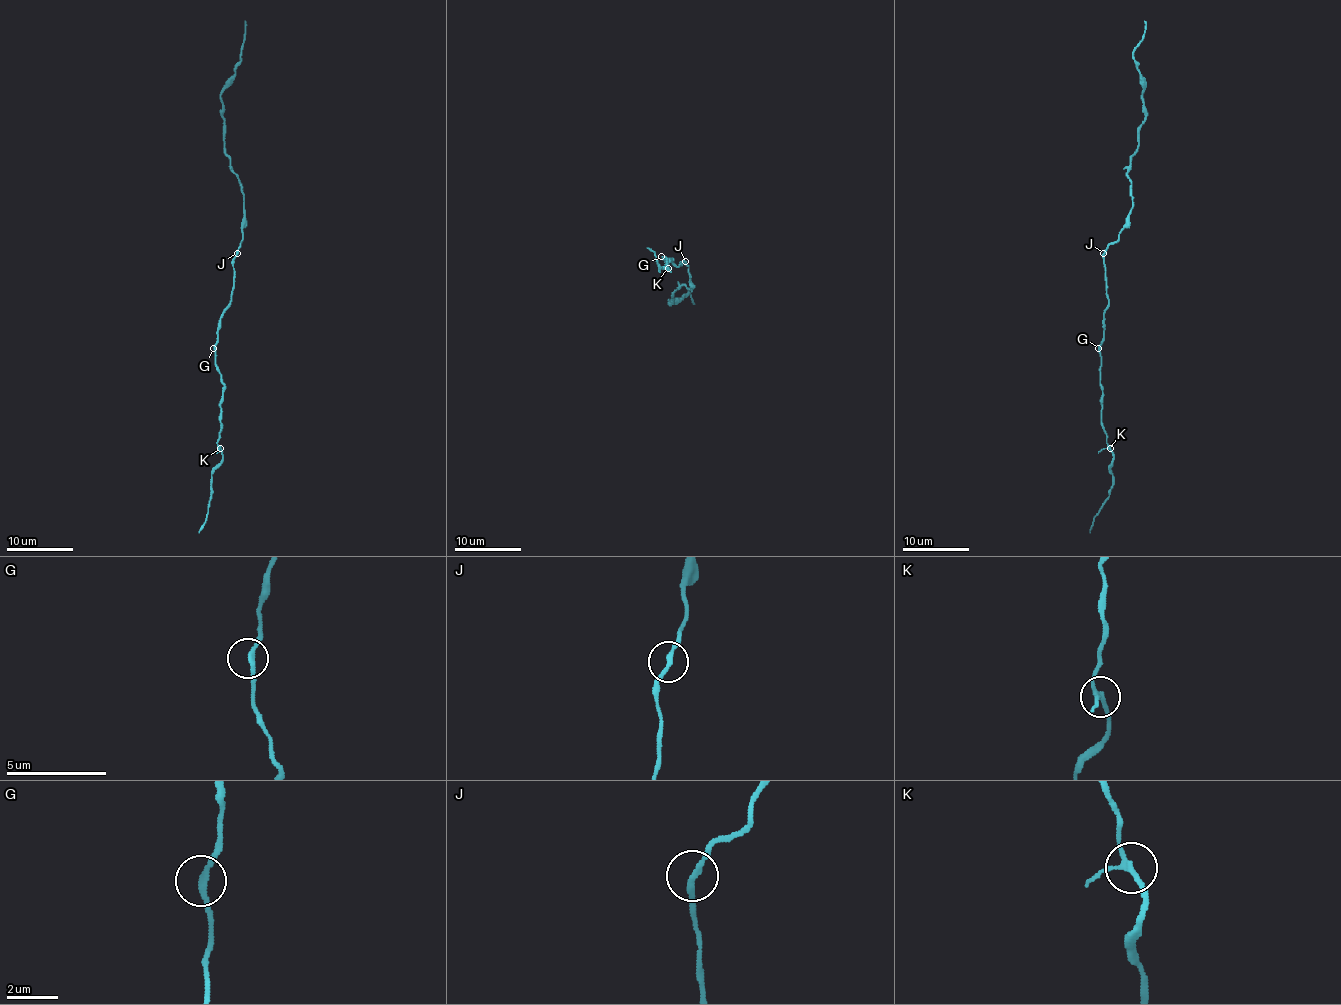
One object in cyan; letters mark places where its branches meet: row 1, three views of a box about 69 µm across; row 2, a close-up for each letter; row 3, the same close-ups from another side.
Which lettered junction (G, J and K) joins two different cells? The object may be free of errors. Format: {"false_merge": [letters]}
{"false_merge": []}

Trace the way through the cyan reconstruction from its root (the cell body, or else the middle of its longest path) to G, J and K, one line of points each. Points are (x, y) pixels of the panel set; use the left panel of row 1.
G: (233, 271), (230, 306), (220, 320), (218, 341), (213, 348)
J: (233, 271), (237, 253)
K: (233, 271), (230, 306), (220, 320), (215, 346), (215, 366), (223, 385), (217, 443), (220, 448)

